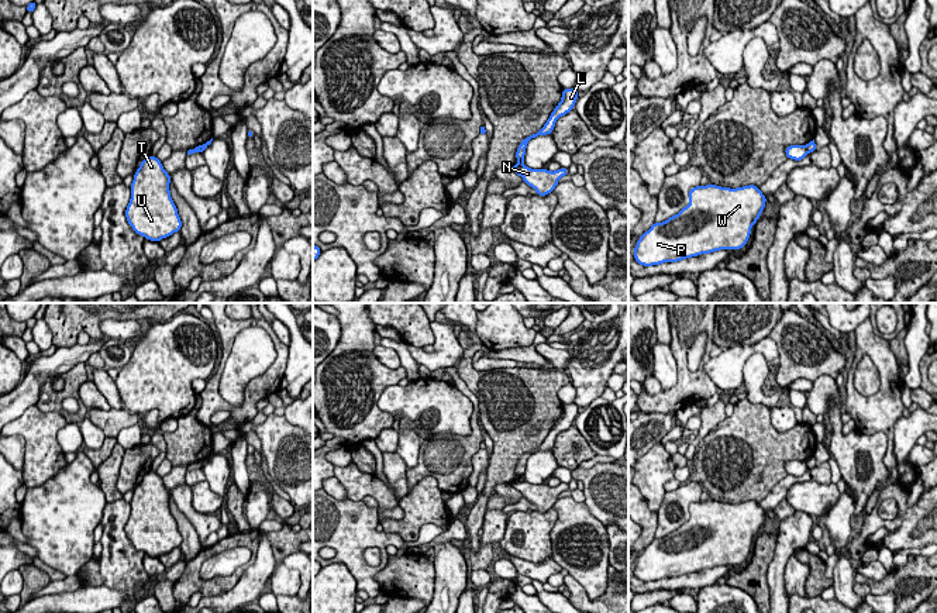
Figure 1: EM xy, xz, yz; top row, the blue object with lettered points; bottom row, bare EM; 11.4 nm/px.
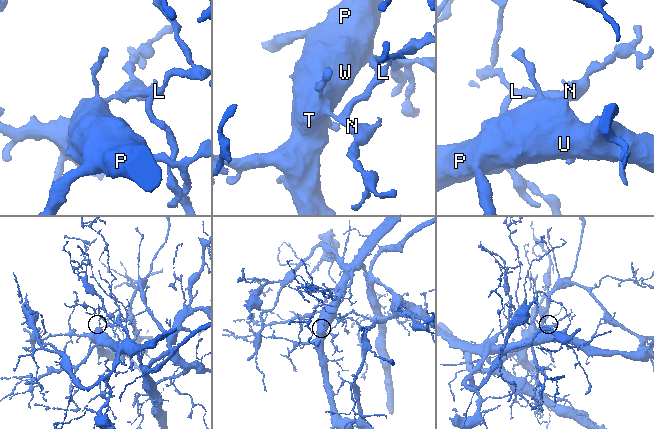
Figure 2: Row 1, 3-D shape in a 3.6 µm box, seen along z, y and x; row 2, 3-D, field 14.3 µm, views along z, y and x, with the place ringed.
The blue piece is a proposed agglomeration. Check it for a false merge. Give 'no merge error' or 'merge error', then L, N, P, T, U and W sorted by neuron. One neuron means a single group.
merge error | L / N P T U W

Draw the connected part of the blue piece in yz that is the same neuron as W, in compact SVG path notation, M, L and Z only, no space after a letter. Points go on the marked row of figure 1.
M713 183L689 190L689 204L662 223L654 223L637 241L633 251L643 266L678 262L720 249L741 249L750 240L751 228L764 211L767 197L755 185L721 187Z

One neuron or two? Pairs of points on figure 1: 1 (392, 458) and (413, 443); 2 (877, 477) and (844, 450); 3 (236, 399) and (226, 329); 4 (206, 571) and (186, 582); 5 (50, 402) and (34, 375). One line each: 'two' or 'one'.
1: two
2: one
3: two
4: two
5: two

